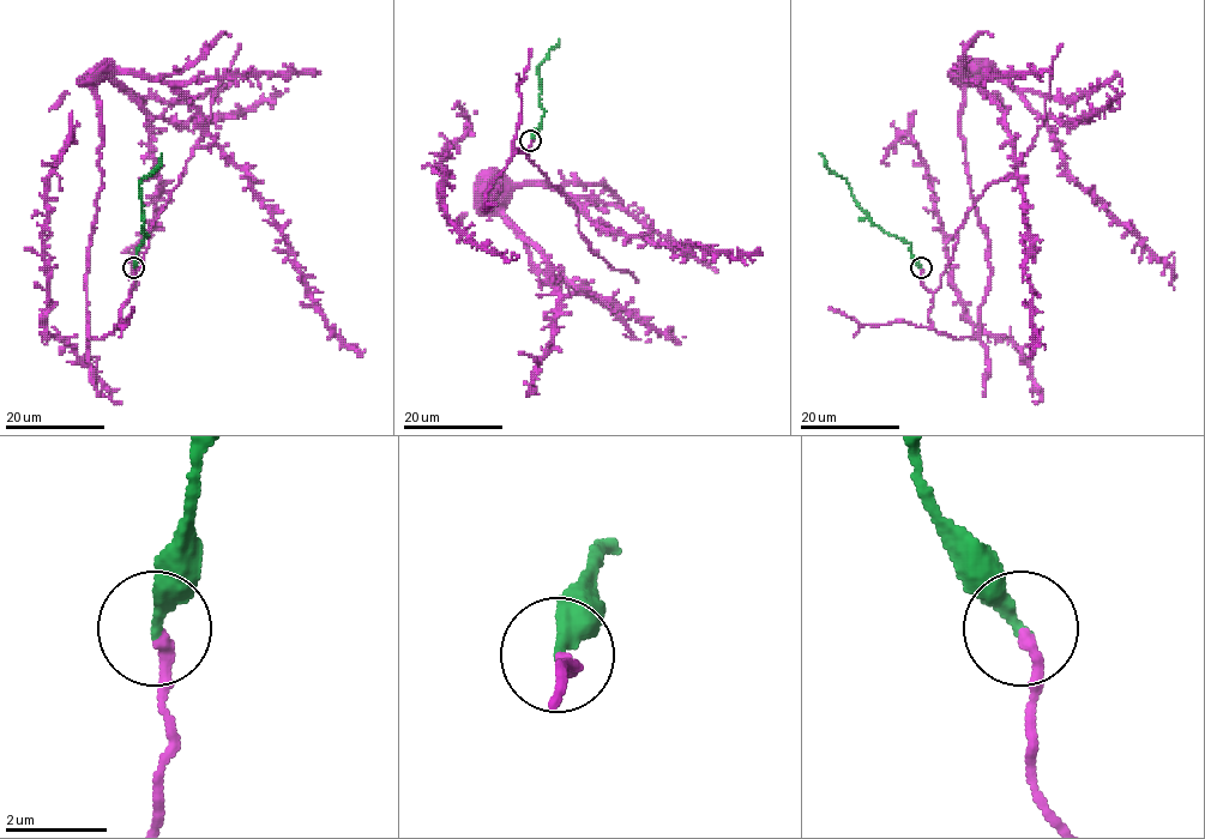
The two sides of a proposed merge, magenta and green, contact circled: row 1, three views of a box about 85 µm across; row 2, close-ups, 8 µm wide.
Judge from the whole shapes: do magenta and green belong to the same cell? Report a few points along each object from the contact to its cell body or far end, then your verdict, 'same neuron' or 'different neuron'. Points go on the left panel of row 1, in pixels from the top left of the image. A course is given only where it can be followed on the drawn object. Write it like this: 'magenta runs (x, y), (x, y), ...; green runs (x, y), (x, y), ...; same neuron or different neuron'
magenta runs (133, 266), (120, 325), (89, 337), (96, 85), (113, 73), (170, 82), (243, 171), (324, 323), (366, 350); green runs (133, 266), (137, 248), (146, 236), (142, 229), (139, 182), (160, 164), (162, 152); same neuron

